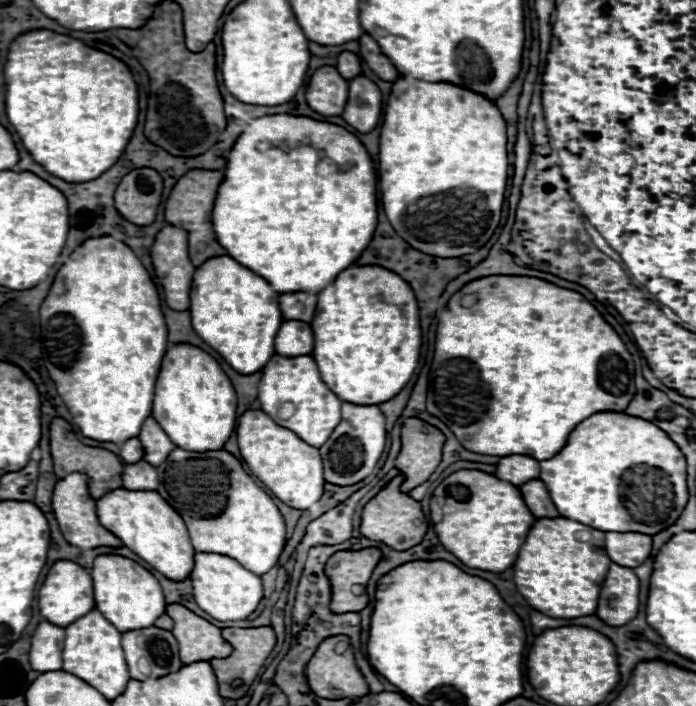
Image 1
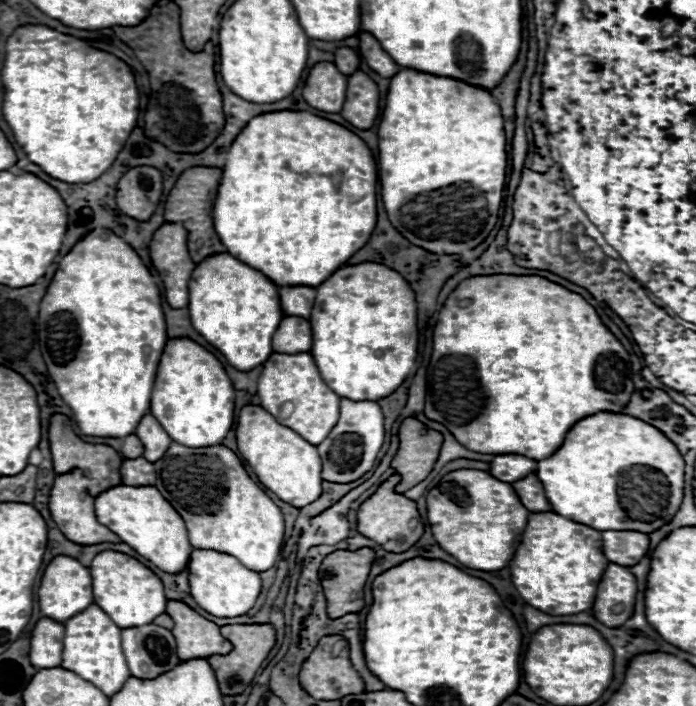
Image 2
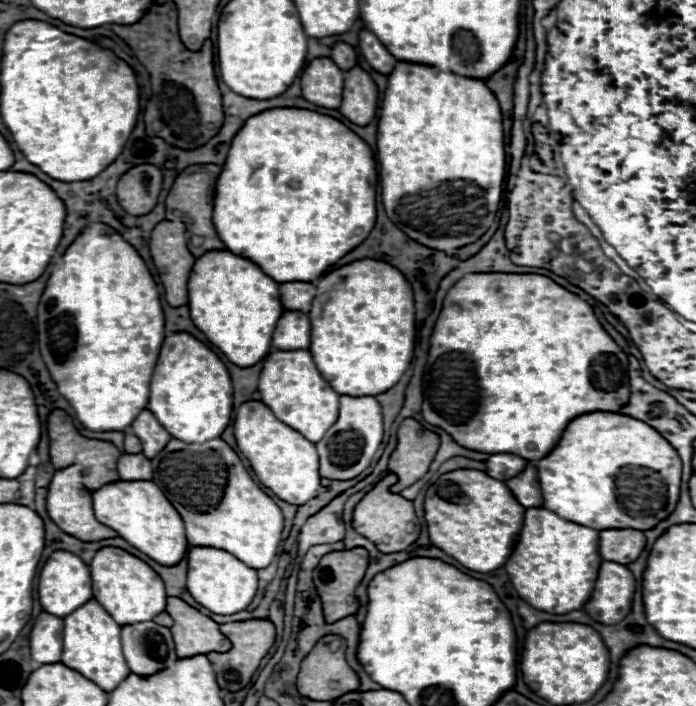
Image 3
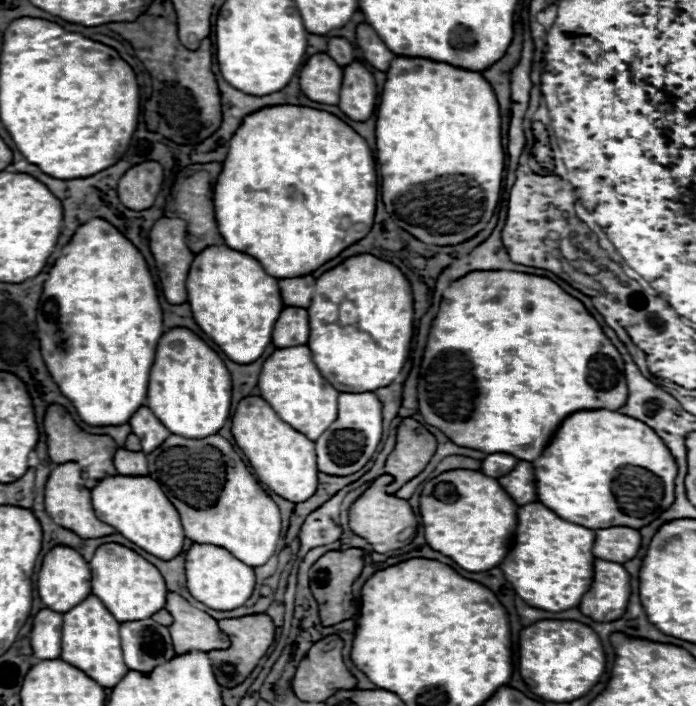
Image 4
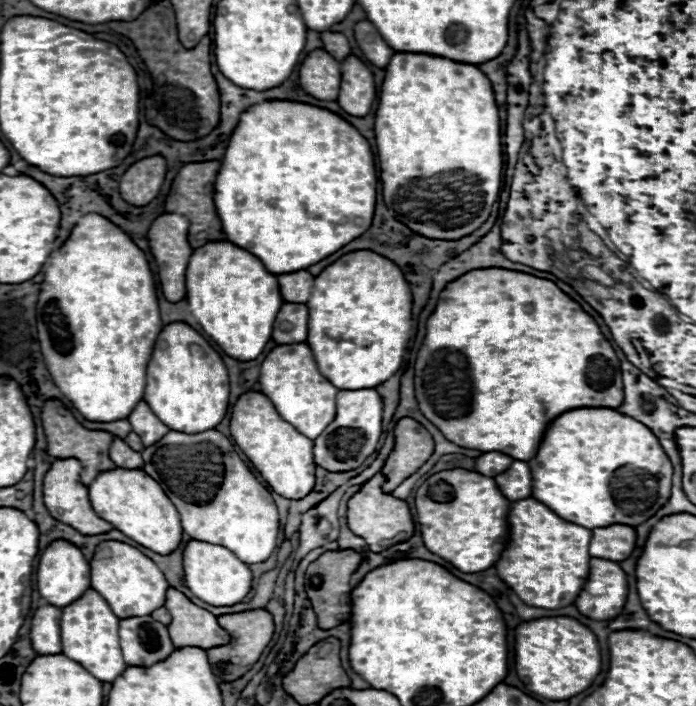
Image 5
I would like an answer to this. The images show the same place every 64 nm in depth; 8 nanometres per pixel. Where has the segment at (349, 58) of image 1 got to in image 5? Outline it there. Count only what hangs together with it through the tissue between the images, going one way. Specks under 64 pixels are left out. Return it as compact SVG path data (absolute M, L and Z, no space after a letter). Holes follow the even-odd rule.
M322 32L322 42L324 42L324 50L334 56L338 62L344 62L346 56L350 56L350 44L346 40L344 34L338 34L338 32Z

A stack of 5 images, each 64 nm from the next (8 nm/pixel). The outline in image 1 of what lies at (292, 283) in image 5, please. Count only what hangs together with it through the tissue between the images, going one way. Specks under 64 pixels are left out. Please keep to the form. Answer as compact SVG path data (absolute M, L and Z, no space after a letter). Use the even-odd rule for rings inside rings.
M294 292L294 294L280 294L280 312L284 320L302 320L312 322L316 312L316 294L308 292Z

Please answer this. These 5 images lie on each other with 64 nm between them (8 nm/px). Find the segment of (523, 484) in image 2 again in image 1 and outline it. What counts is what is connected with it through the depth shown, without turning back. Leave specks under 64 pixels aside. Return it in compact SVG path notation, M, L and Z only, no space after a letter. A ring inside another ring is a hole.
M532 480L528 484L522 484L520 492L524 496L526 506L530 508L530 512L536 518L558 518L560 516L558 508L550 500L550 494L546 492L546 484L542 484L542 480Z

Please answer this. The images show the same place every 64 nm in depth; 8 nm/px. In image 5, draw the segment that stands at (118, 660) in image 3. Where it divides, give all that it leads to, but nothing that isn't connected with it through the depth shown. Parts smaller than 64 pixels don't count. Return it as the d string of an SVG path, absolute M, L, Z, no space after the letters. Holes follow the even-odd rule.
M88 588L82 600L76 600L70 608L62 610L62 654L78 662L100 682L114 682L126 670L126 662L122 660L120 650L118 622L118 616L110 610L106 600Z

